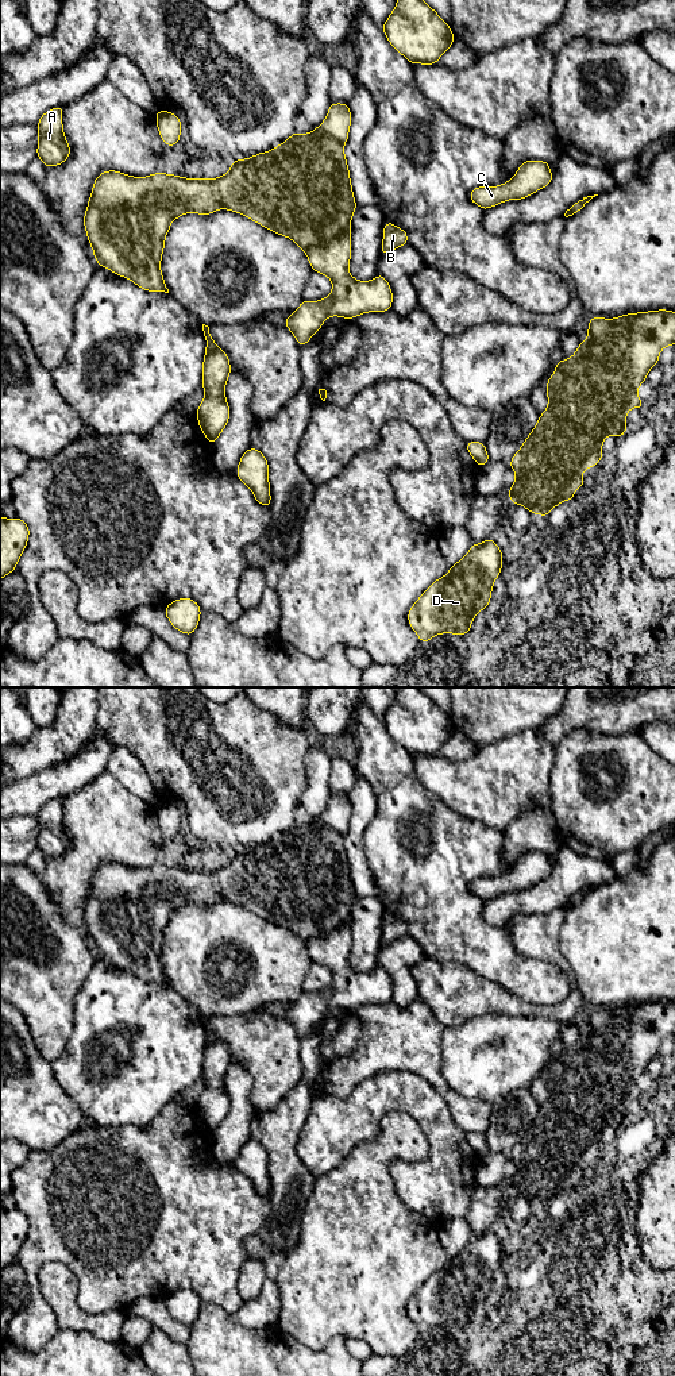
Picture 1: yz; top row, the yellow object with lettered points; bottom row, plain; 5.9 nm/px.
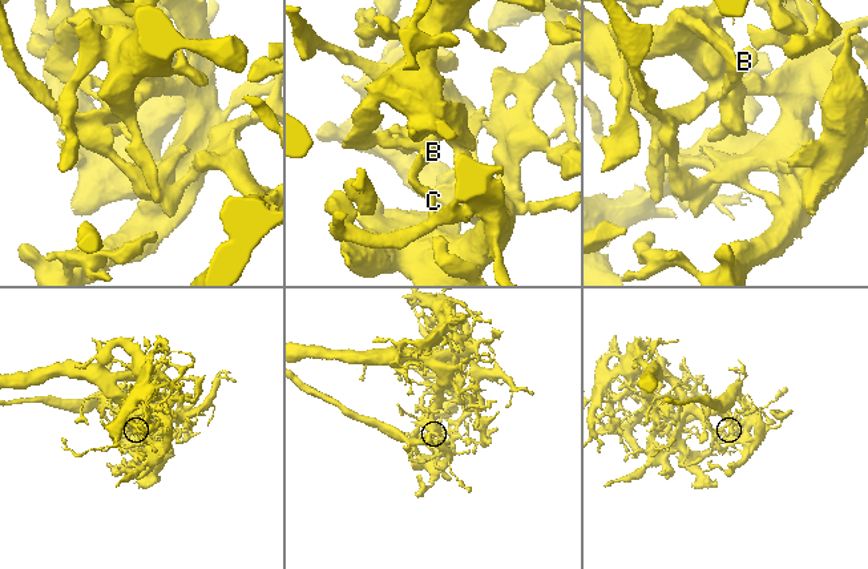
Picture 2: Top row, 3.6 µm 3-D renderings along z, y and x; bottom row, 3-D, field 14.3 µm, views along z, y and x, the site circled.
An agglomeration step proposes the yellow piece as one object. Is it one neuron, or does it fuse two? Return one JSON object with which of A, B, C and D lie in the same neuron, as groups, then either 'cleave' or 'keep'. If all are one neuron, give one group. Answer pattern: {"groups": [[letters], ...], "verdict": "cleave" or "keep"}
{"groups": [["A", "B", "C", "D"]], "verdict": "keep"}

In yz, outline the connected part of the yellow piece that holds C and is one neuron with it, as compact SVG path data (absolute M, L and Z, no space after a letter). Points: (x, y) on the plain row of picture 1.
M531 851L522 853L508 874L500 878L477 878L468 887L474 895L486 902L508 891L522 891L547 879L552 870L549 853Z

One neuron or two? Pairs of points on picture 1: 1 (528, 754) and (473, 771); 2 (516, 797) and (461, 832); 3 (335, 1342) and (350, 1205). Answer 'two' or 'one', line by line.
1: one
2: two
3: two

